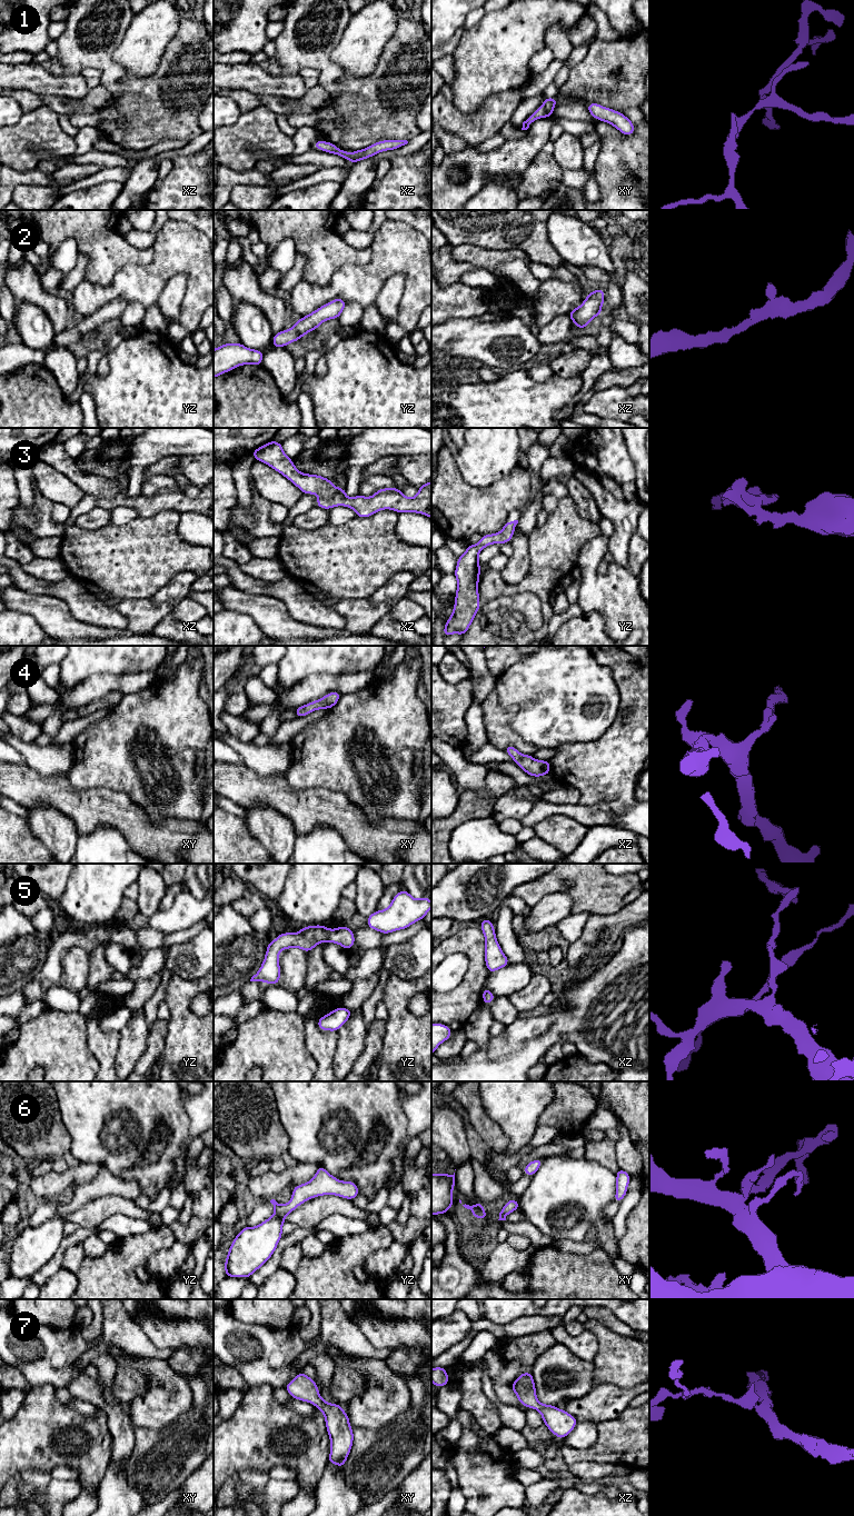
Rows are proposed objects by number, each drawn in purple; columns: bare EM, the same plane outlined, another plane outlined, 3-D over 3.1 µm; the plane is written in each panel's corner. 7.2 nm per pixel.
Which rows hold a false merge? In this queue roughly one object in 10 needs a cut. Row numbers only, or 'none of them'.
none of them

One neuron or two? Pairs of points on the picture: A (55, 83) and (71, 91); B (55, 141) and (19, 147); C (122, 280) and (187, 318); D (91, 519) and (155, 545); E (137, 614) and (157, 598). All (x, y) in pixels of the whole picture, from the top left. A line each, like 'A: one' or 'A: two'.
A: one
B: one
C: one
D: two
E: two

